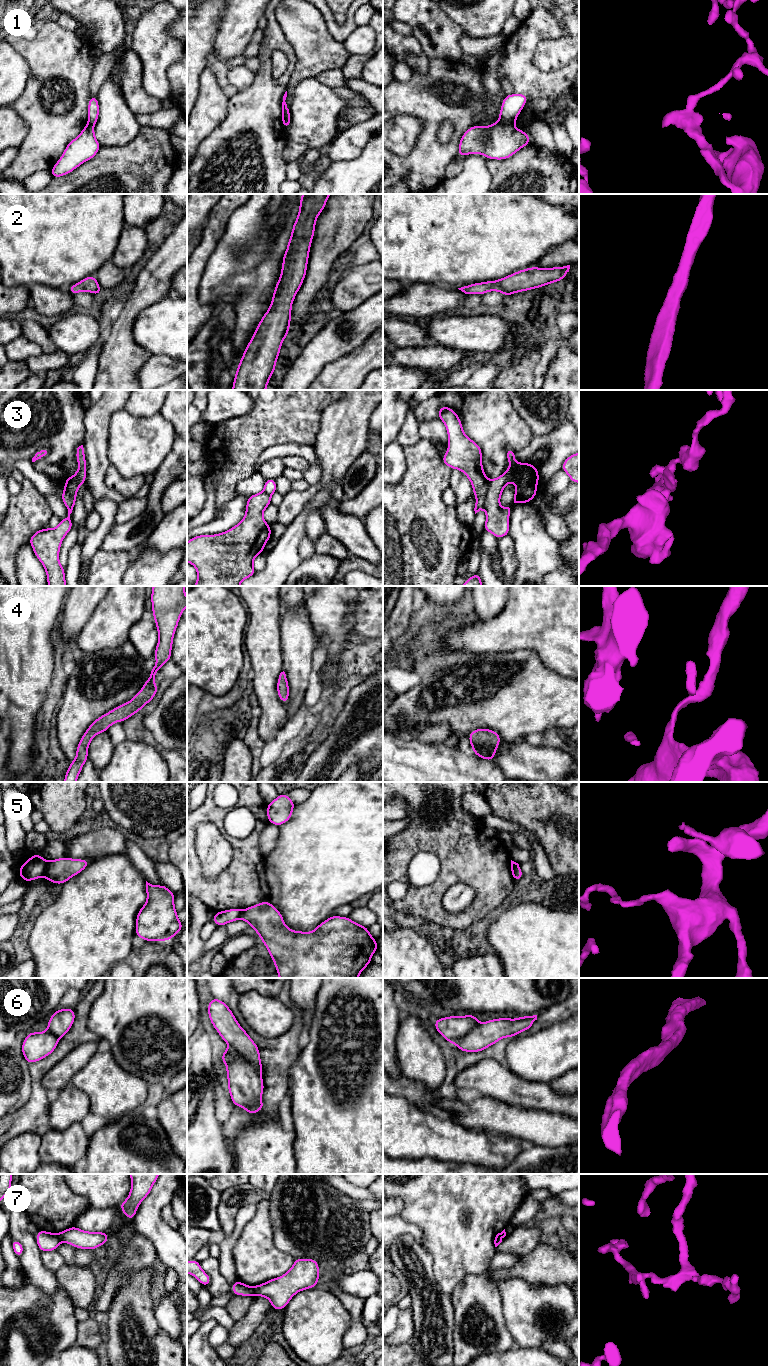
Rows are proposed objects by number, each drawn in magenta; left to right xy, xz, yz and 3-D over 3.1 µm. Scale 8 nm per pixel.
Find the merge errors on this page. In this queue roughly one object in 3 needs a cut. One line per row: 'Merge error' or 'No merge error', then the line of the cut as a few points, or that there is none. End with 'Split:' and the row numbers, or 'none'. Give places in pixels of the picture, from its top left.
1: Merge error. Split along yz (498, 121), (503, 124), (513, 125)
2: No merge error. No split
3: Merge error. Split along yz (489, 480), (484, 507)
4: No merge error. No split
5: Merge error. Split along xy (47, 862), (43, 875)
6: No merge error. No split
7: Merge error. Split along xz (253, 1287), (255, 1295)
Split: 1, 3, 5, 7

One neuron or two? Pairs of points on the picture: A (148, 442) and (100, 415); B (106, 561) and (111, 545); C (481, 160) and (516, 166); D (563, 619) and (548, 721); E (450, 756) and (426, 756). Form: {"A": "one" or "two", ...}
{"A": "two", "B": "two", "C": "two", "D": "two", "E": "one"}

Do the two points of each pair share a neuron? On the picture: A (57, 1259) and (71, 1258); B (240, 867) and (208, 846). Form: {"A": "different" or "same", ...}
{"A": "different", "B": "different"}

